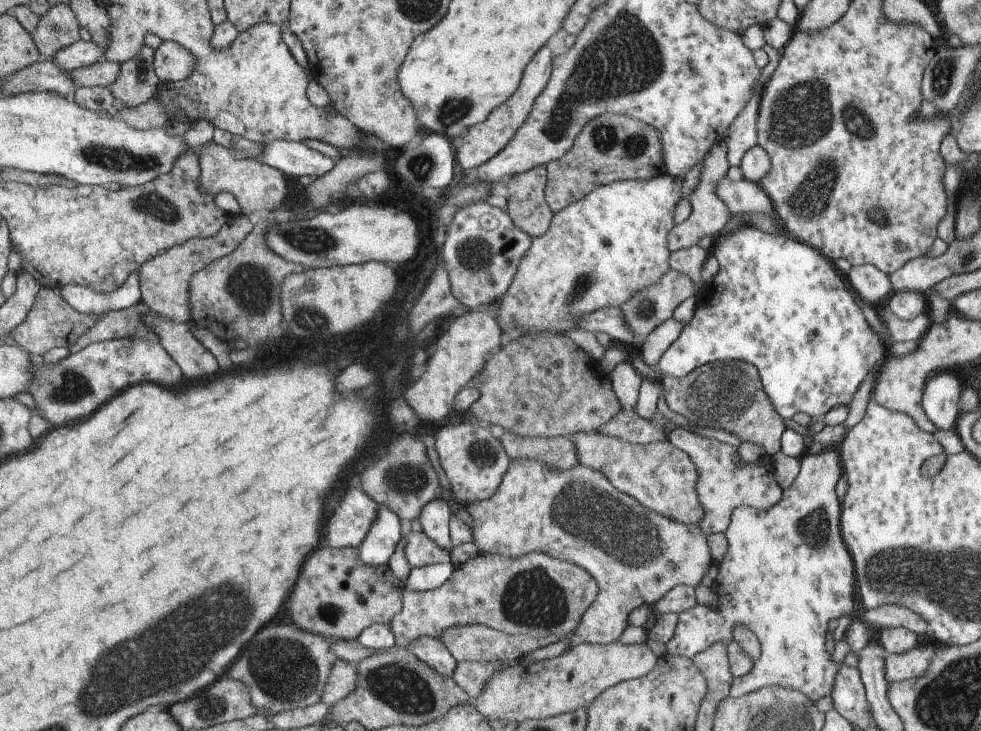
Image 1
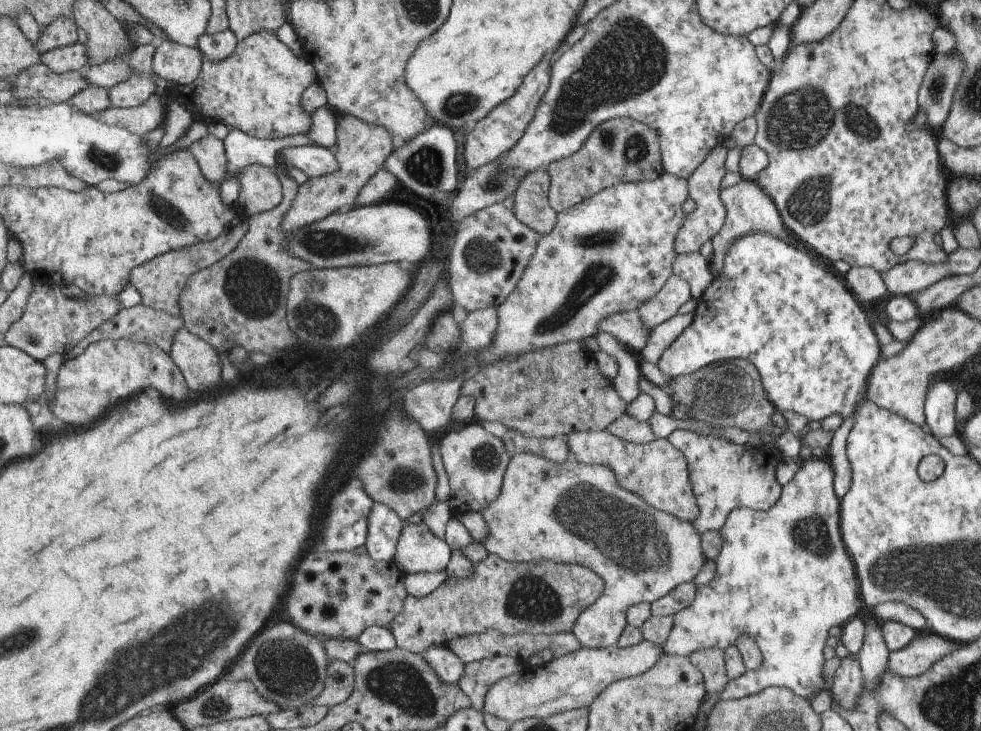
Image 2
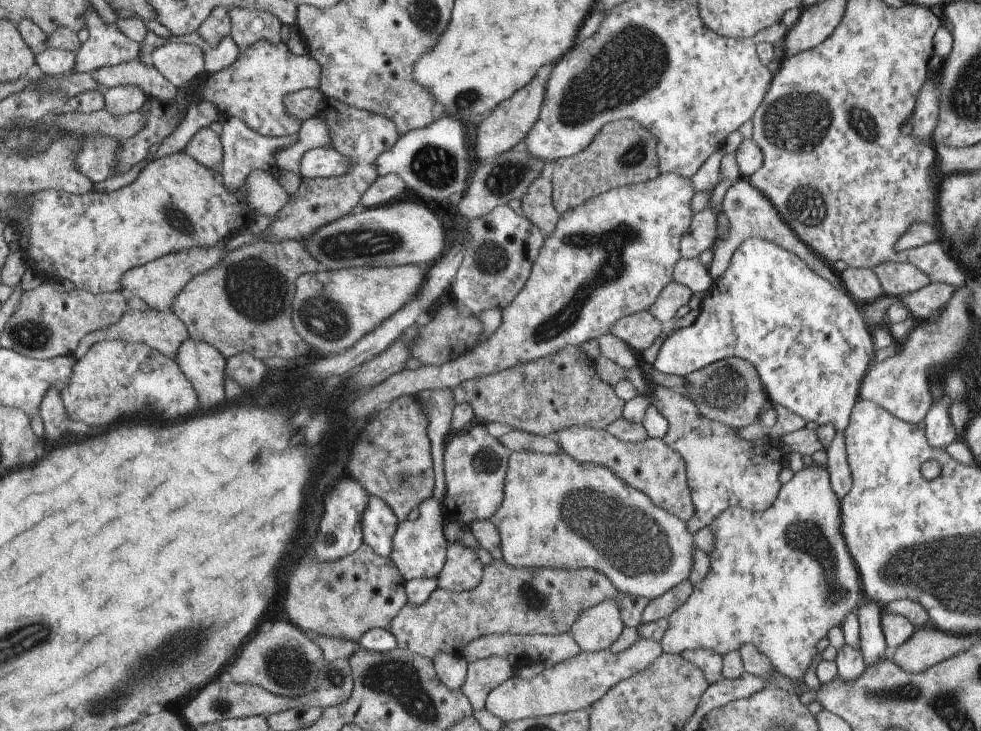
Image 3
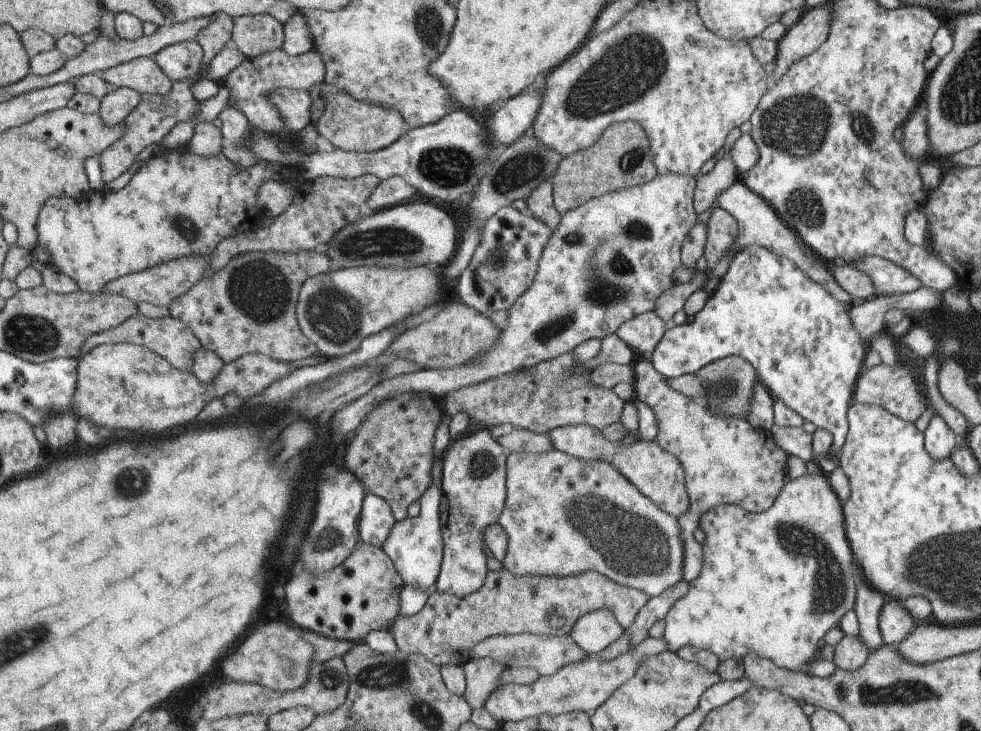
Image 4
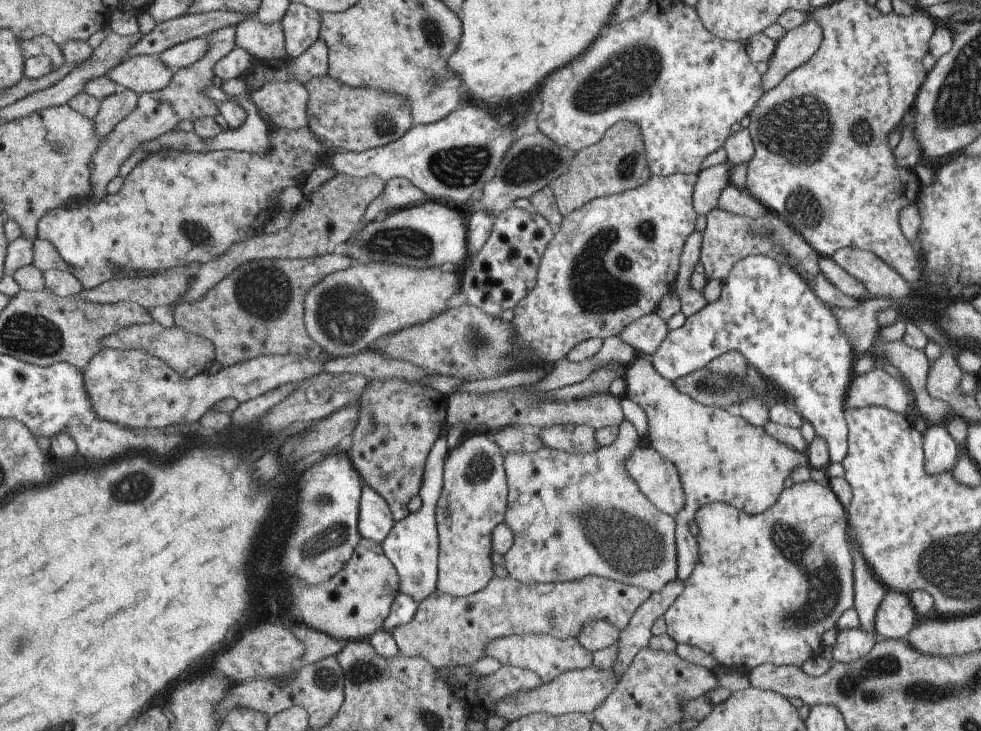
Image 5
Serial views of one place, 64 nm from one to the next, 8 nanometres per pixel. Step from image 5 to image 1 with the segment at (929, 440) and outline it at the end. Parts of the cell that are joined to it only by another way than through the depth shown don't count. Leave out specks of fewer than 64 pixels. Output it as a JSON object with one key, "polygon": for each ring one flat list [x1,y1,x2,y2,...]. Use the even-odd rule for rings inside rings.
{"polygon":[[939,372,925,382,921,410,939,431,954,429,960,398,959,379,955,374]]}

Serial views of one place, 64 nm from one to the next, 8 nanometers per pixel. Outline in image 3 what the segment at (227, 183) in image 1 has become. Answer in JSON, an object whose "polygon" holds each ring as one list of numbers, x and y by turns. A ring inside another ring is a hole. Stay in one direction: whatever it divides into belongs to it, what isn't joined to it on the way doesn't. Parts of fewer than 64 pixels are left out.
{"polygon":[[209,127,200,128,186,144,182,154,194,158,204,167,219,168,222,161,220,135],[253,169,245,178,250,216,272,217,288,200,287,192,269,172]]}

